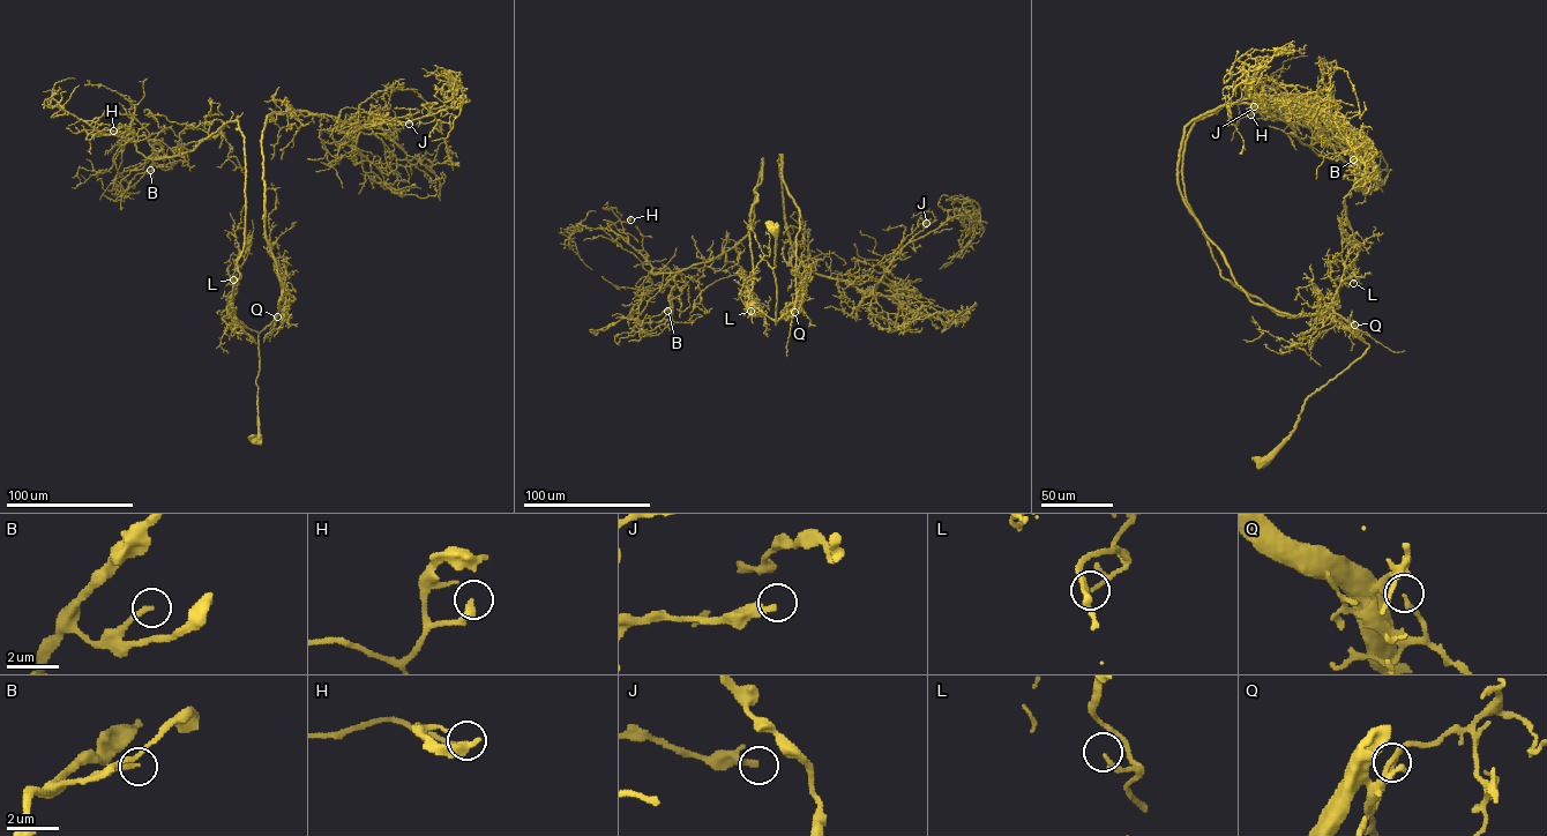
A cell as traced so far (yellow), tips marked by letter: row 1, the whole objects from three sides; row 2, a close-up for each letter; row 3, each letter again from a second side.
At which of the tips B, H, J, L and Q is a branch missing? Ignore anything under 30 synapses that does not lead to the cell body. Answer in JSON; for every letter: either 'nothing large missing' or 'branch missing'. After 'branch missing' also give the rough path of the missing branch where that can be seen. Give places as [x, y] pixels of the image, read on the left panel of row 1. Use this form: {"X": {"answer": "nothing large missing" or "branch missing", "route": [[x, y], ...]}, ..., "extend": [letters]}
{"B": {"answer": "nothing large missing"}, "H": {"answer": "branch missing", "route": [[113, 131], [132, 131]]}, "J": {"answer": "nothing large missing"}, "L": {"answer": "nothing large missing"}, "Q": {"answer": "nothing large missing"}, "extend": ["H"]}

